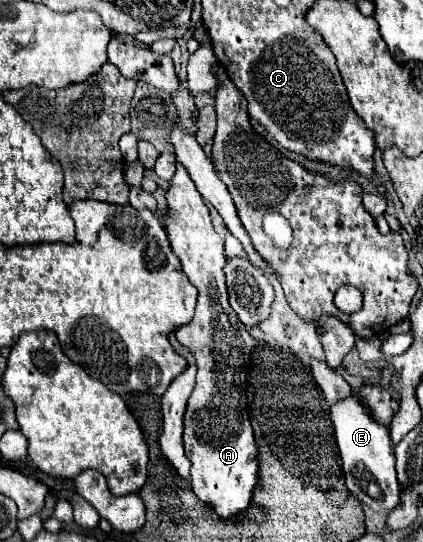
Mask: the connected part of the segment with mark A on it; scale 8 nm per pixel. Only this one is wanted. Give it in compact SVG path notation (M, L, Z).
M177 165L177 173L171 179L167 203L171 213L171 219L167 221L167 235L173 253L181 259L183 273L199 291L195 317L175 331L177 341L193 353L199 369L197 385L185 411L183 435L185 453L193 463L191 487L193 493L203 503L211 505L221 517L231 517L247 509L251 491L257 485L257 445L249 423L245 387L251 353L259 343L253 341L247 331L241 331L241 327L233 329L233 335L229 337L229 327L225 327L225 321L233 321L231 315L235 313L231 313L227 303L227 287L223 277L227 257L223 251L223 239L215 233L209 209L183 165Z

